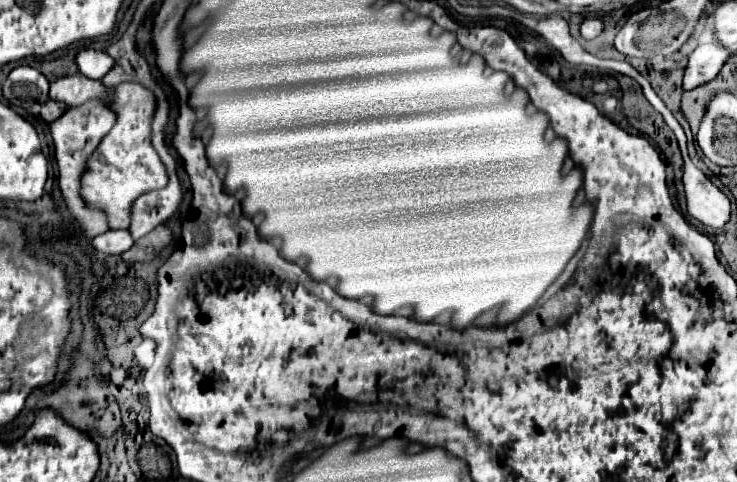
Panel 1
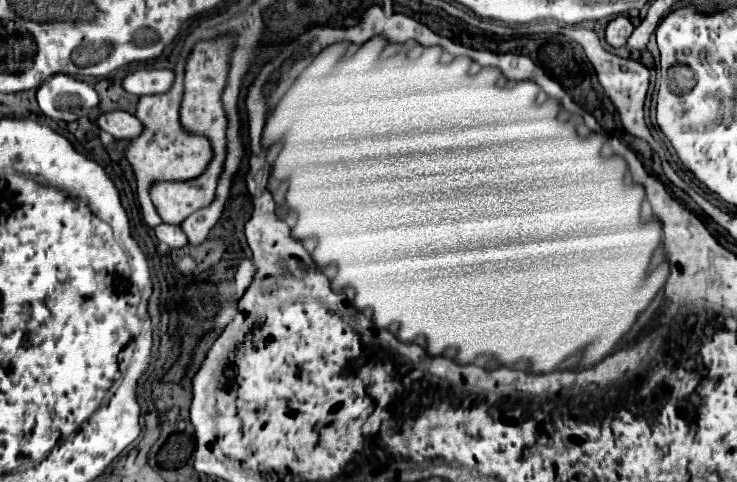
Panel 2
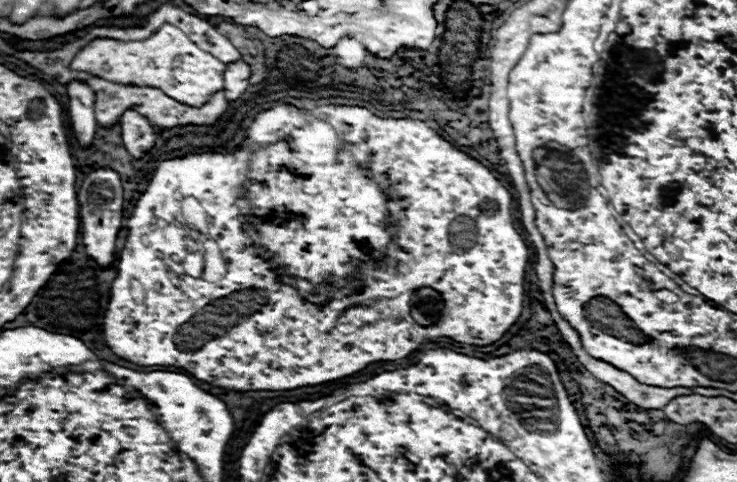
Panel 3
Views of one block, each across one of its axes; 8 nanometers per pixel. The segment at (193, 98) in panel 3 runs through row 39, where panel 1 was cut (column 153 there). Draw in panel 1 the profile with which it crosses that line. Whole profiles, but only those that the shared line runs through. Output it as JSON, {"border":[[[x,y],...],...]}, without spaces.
{"border":[[[72,74],[58,78],[54,84],[50,84],[50,98],[64,102],[68,106],[78,106],[88,100],[102,100],[116,114],[116,124],[102,138],[98,148],[84,164],[84,172],[80,176],[80,198],[88,208],[104,212],[108,218],[108,226],[112,230],[128,228],[132,200],[142,192],[162,188],[162,184],[166,184],[168,180],[166,168],[150,142],[154,94],[136,82],[106,86],[100,80],[92,80],[82,74]]]}

